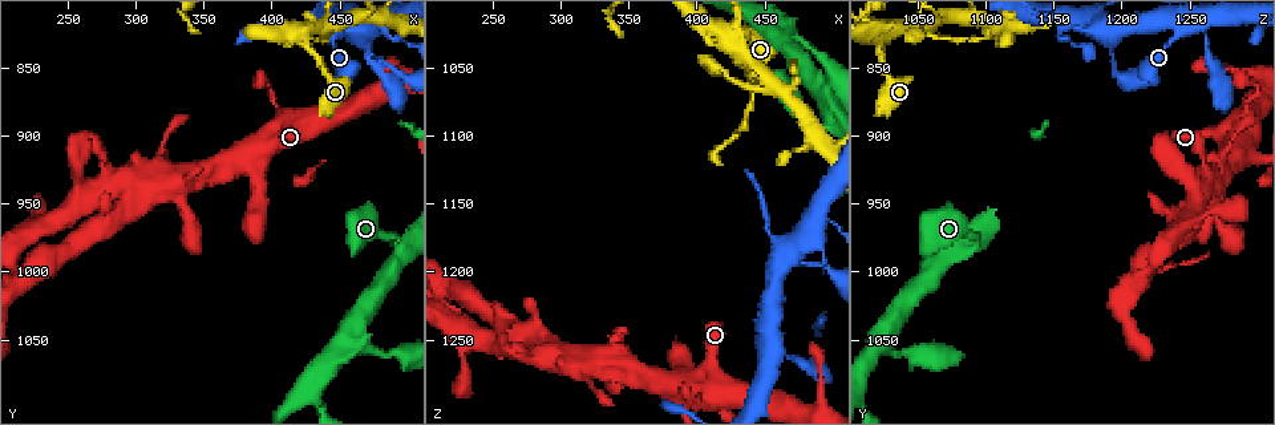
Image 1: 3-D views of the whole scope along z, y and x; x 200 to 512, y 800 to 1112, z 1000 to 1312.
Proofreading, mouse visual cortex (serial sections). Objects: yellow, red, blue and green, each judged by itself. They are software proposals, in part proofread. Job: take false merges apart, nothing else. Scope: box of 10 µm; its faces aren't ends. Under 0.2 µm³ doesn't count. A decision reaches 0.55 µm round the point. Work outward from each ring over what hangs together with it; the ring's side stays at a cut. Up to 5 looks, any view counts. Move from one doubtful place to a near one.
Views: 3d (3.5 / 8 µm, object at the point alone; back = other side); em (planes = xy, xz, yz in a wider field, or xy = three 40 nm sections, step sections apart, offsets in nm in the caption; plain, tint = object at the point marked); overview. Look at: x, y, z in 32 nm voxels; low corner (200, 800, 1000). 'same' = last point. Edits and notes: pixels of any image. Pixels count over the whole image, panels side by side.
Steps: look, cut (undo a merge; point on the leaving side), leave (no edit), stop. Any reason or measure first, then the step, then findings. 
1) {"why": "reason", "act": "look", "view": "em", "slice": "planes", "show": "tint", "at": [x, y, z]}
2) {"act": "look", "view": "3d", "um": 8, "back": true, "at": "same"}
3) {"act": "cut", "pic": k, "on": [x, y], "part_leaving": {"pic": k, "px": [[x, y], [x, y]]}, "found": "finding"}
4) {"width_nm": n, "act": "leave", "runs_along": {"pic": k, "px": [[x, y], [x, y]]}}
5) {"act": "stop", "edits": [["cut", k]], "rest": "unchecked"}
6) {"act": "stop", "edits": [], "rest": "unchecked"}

{"why": "a narrow waist", "act": "look", "view": "3d", "um": 8, "at": [468, 832, 1194]}

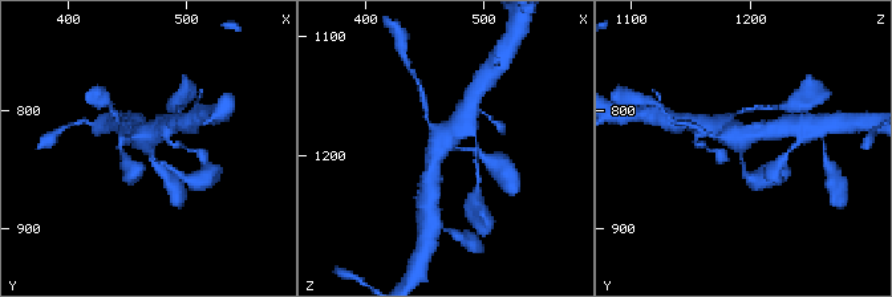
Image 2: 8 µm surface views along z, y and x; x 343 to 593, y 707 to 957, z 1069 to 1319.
{"why": "closer look", "act": "look", "view": "3d", "um": 3.5, "at": "same"}

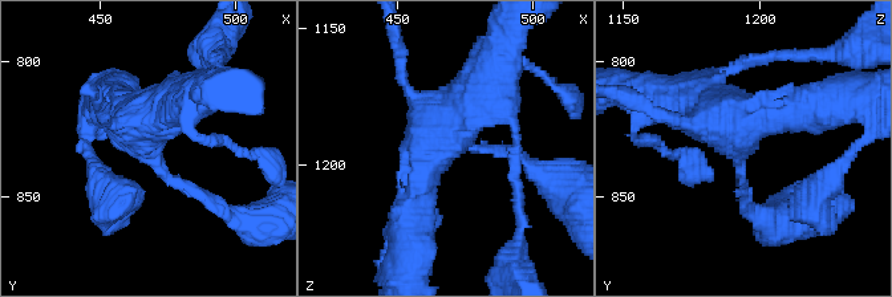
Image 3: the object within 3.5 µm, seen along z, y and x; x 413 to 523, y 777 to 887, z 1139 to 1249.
{"why": "now the EM", "act": "look", "view": "em", "slice": "xy", "step": 5, "show": "tint", "at": [469, 831, 1193]}

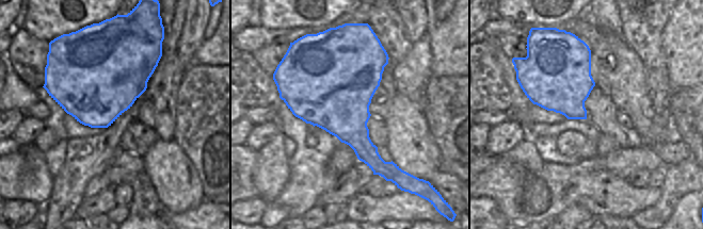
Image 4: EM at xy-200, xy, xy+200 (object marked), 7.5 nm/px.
{"width_nm": 650, "act": "leave", "runs_along": {"pic": 3, "px": [[408, 220], [437, 131], [490, 78]]}, "found": "continuous, no second cell"}

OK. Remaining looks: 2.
{"why": "three arms meet", "act": "look", "view": "3d", "um": 3.5, "back": true, "at": [490, 978, 1092]}

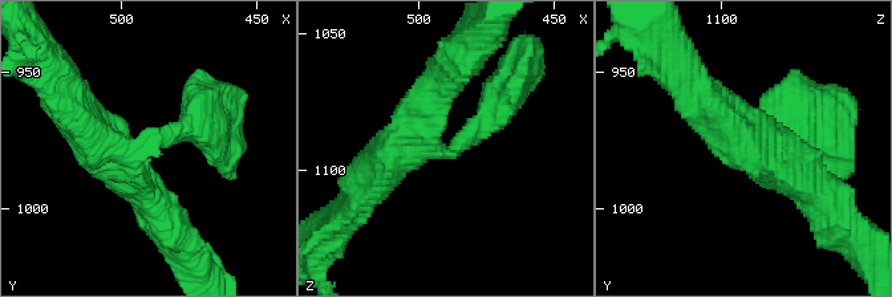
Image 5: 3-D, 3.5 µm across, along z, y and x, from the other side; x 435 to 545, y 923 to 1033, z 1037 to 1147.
{"arms": 3, "arm_widths_nm": [400, 450, 450], "act": "look", "view": "em", "slice": "xy", "step": 2, "show": "tint", "at": [493, 979, 1093]}

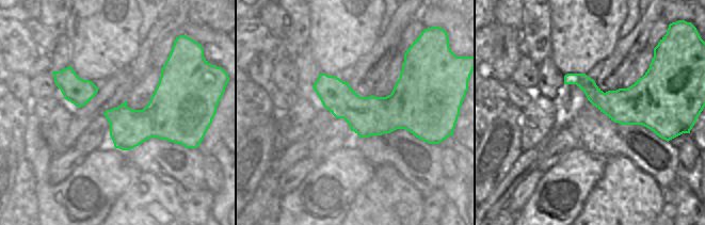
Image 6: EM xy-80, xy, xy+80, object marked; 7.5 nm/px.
{"width_nm": 300, "act": "leave", "runs_along": {"pic": 5, "px": [[205, 123], [124, 163], [140, 188]]}, "found": "continuous, no second cell"}

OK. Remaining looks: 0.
{"act": "stop", "edits": [], "rest": "unchecked"}

